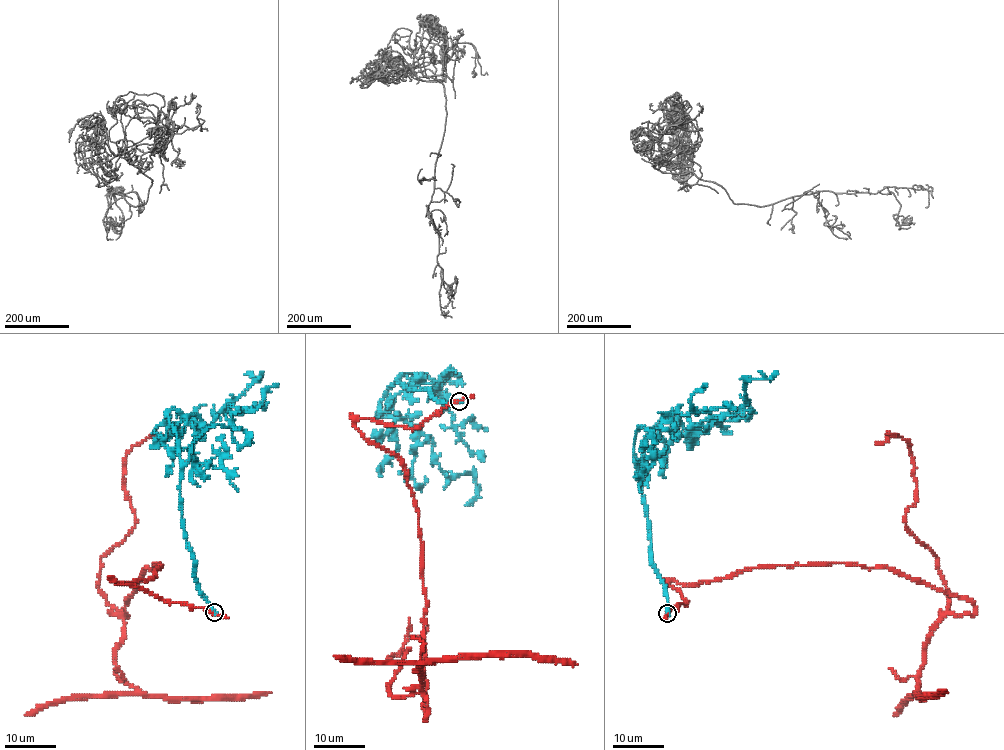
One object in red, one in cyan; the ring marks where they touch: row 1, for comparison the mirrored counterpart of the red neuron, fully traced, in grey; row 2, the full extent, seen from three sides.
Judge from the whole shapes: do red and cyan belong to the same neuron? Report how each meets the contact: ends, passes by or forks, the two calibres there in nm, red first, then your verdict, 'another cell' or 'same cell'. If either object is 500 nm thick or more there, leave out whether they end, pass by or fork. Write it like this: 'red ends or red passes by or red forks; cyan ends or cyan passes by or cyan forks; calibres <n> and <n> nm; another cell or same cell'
red passes by; cyan ends; calibres 280 and 300 nm; another cell

